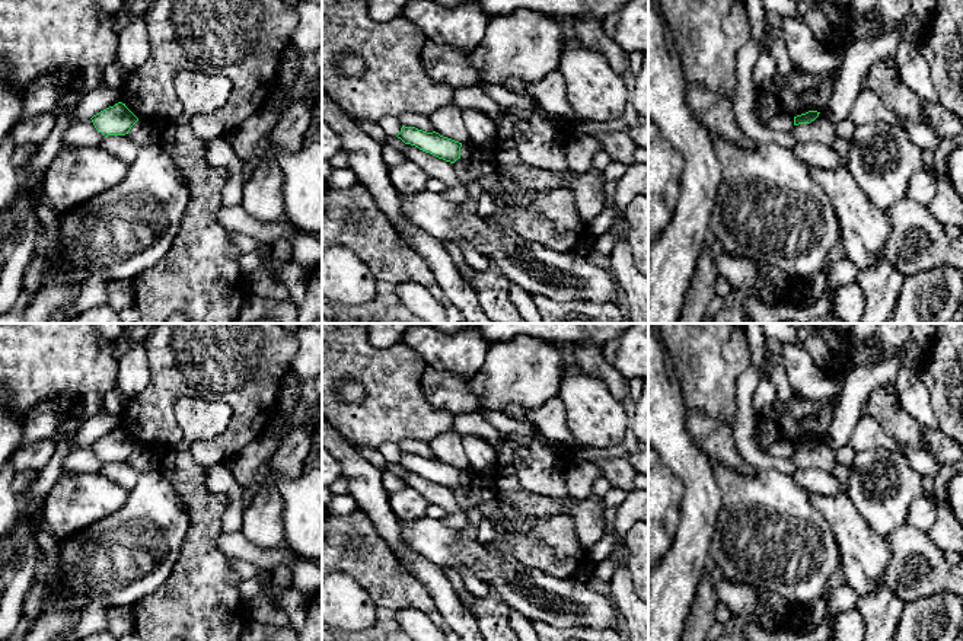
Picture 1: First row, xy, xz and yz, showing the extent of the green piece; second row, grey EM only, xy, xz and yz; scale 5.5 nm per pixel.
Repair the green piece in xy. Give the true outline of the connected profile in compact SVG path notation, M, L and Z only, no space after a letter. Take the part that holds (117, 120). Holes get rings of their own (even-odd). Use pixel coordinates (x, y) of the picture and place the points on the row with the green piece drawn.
M118 102L99 114L93 115L92 122L95 128L108 135L125 135L131 127L138 121L138 118L125 106L125 103Z

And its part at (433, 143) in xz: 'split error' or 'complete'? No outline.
complete

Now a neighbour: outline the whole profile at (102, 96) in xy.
M102 83L82 98L71 119L71 125L90 119L93 115L118 102L121 102L121 89Z

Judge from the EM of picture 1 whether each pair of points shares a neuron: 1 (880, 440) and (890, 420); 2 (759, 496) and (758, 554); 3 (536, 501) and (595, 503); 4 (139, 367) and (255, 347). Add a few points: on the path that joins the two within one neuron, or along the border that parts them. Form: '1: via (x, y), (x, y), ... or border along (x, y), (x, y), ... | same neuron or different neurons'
1: border along (863, 414), (873, 418), (899, 443) | different neurons
2: via (759, 510), (759, 539) | same neuron
3: via (551, 506), (580, 506) | same neuron
4: border along (144, 343), (149, 382), (134, 398) | different neurons

